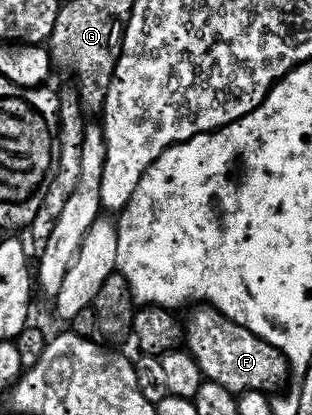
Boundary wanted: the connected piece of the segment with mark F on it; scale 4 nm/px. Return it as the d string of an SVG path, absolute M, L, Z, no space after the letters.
M199 305L185 319L185 347L203 371L204 380L219 383L242 397L248 391L272 393L289 379L287 358L261 337L249 333L241 325L229 321L215 307Z

